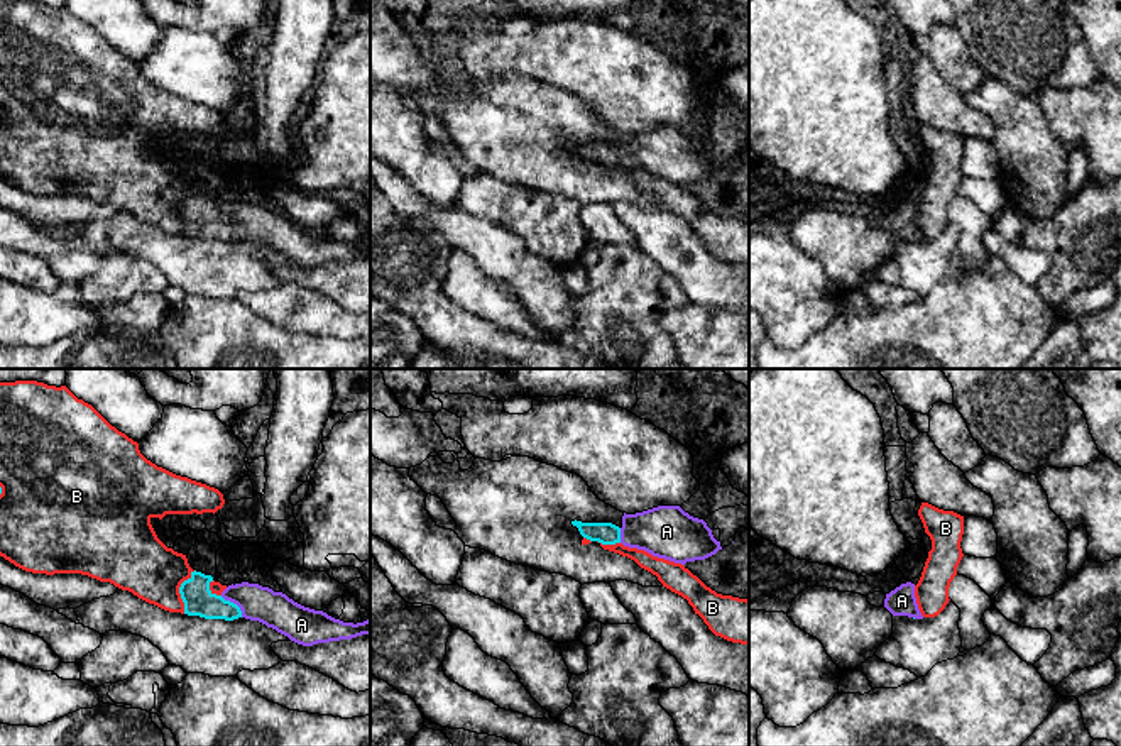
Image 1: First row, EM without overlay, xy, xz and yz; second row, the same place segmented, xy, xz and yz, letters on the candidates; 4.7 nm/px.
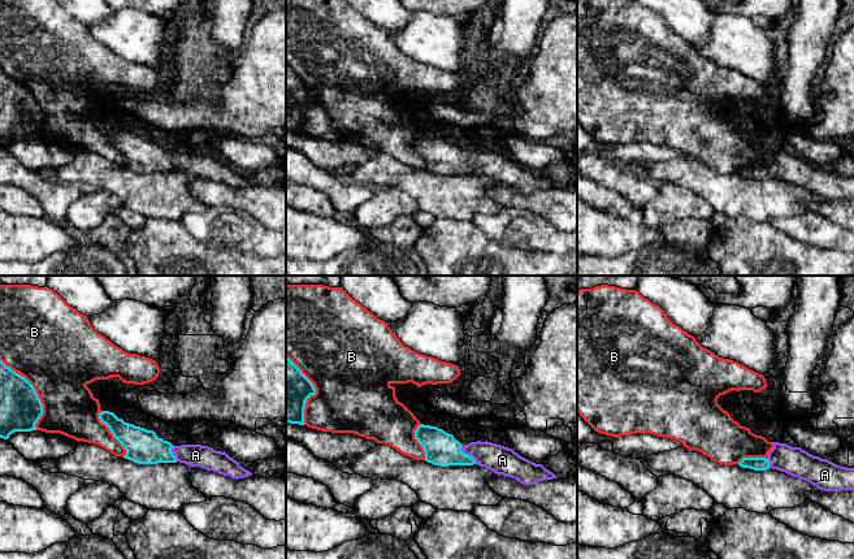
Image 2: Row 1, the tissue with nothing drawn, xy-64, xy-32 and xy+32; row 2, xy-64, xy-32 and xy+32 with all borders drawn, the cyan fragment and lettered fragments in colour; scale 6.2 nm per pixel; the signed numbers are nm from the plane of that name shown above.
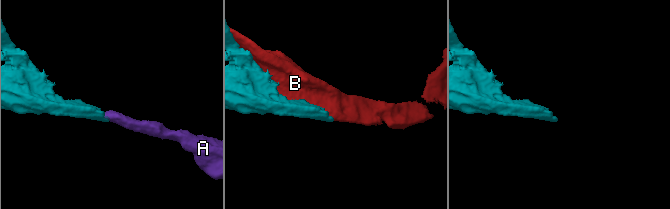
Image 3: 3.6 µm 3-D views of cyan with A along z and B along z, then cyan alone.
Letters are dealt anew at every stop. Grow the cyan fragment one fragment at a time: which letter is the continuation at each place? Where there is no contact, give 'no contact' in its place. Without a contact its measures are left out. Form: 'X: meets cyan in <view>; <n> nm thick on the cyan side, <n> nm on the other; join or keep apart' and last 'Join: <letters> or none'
A: meets cyan in xy; 140 nm thick on the cyan side, 170 nm on the other; join
B: meets cyan in xy; 140 nm thick on the cyan side, 300 nm on the other; keep apart
Join: A

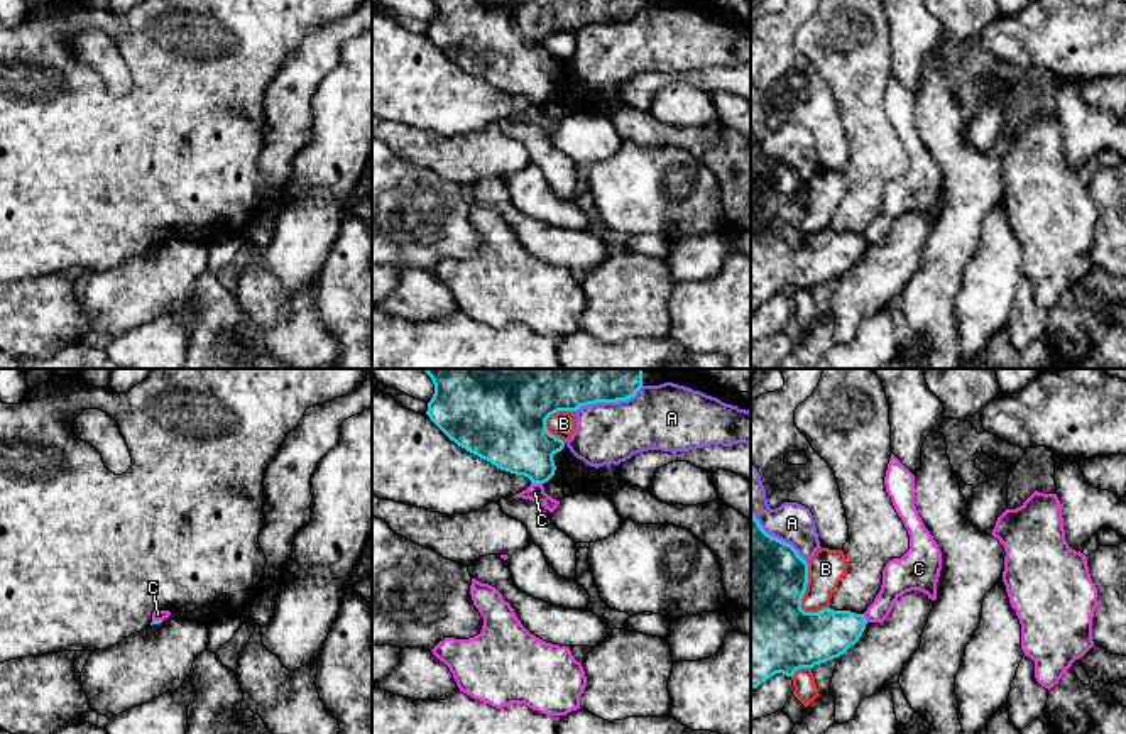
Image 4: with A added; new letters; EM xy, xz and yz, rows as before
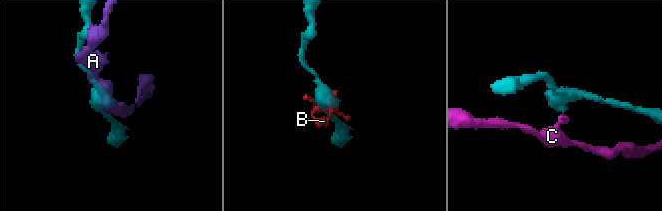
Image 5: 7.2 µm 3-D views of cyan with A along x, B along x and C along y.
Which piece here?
A: meets cyan in xz; 380 nm thick on the cyan side, 300 nm on the other; keep apart
B: meets cyan in yz; 500 nm thick on the cyan side, 180 nm on the other; keep apart
C: meets cyan in xz; 320 nm thick on the cyan side, 90 nm on the other; keep apart
Join: none

